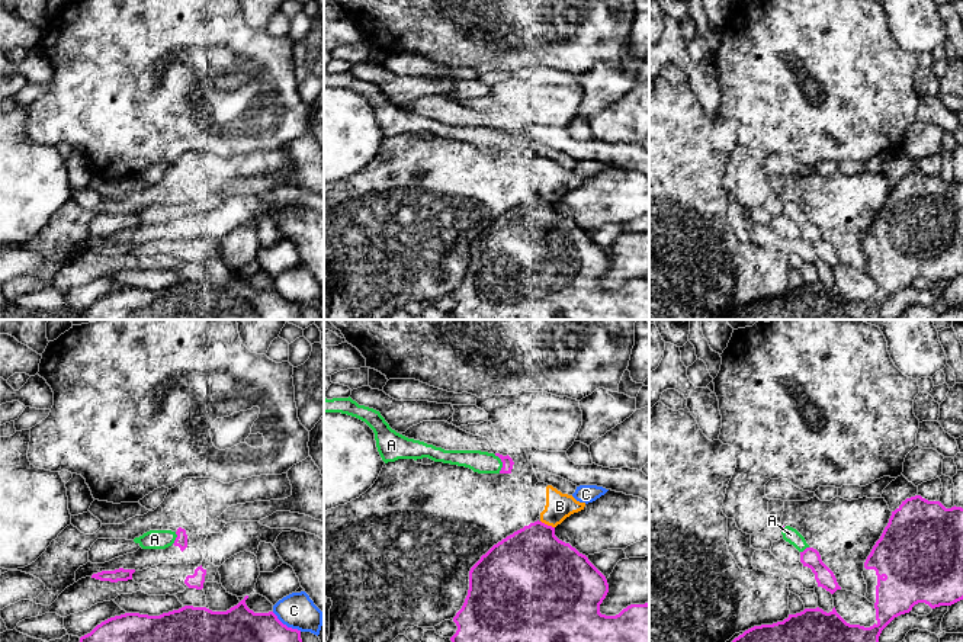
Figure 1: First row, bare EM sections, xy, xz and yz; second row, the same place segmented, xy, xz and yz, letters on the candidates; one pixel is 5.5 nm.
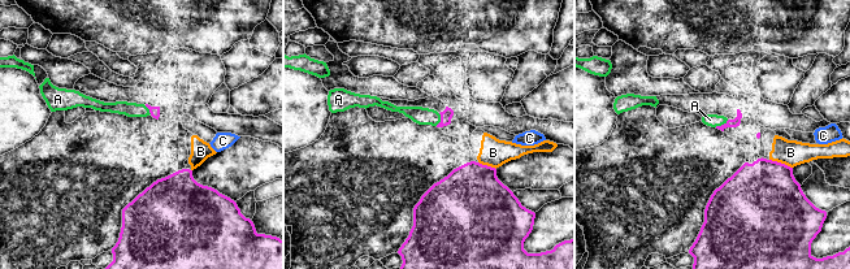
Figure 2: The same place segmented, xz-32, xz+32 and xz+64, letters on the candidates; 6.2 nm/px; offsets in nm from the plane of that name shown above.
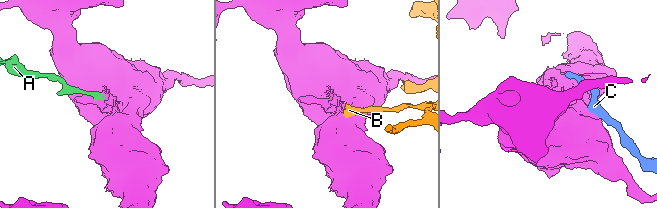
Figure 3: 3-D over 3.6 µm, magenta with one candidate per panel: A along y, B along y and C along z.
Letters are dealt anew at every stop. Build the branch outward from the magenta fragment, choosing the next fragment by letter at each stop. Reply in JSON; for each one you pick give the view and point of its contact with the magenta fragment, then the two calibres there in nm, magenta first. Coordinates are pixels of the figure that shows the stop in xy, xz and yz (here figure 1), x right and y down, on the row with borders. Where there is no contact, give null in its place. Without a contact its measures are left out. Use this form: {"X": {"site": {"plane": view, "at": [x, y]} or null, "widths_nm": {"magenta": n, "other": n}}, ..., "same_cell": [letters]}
{"same_cell": []}

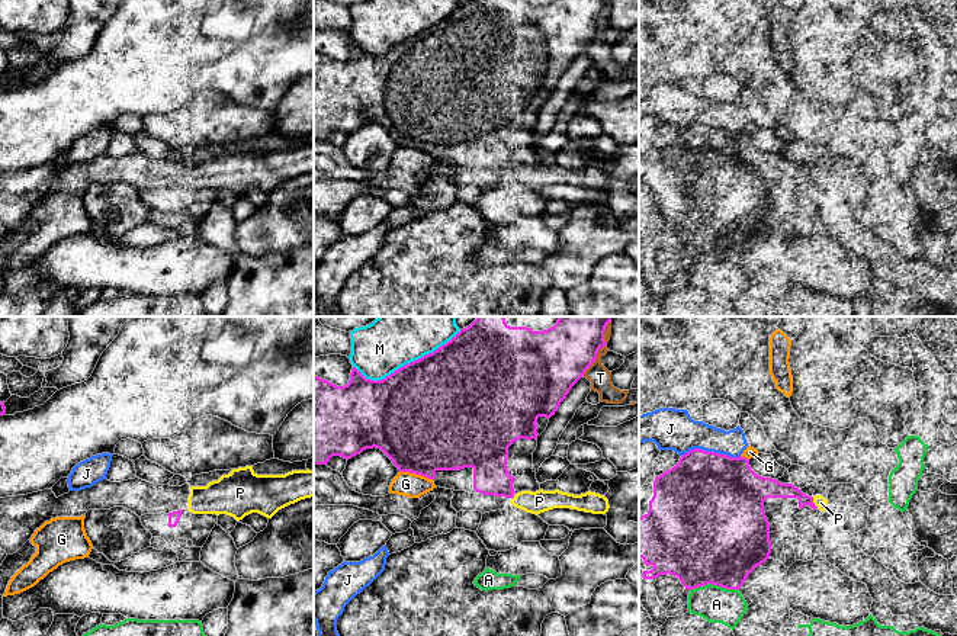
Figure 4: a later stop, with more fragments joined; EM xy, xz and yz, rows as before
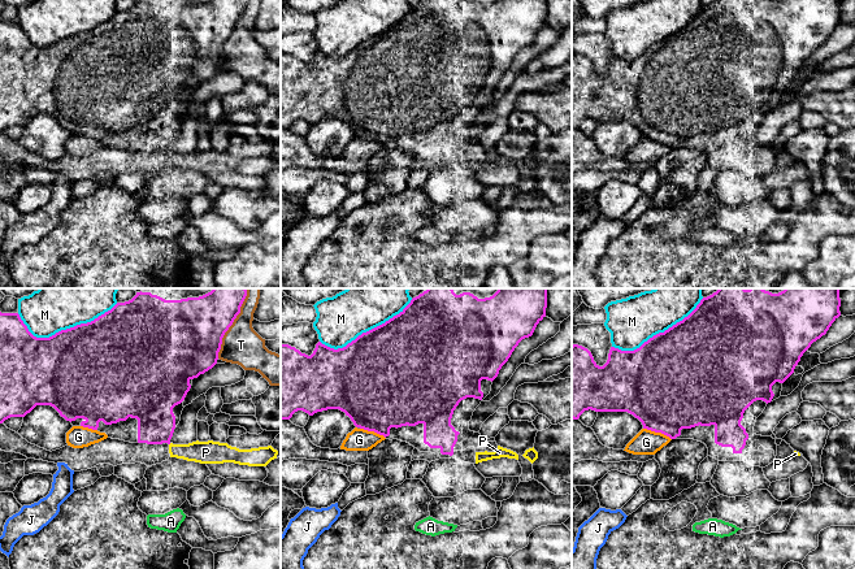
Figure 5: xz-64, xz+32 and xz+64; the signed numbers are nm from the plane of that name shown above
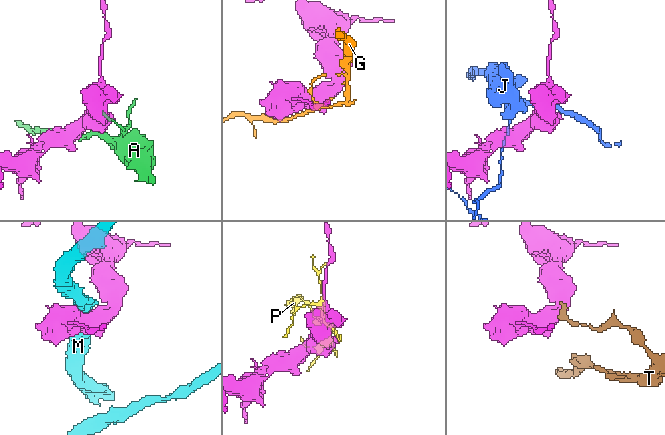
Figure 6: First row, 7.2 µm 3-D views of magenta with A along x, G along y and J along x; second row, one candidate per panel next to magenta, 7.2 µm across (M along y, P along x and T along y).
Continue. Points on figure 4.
{"same_cell": []}

